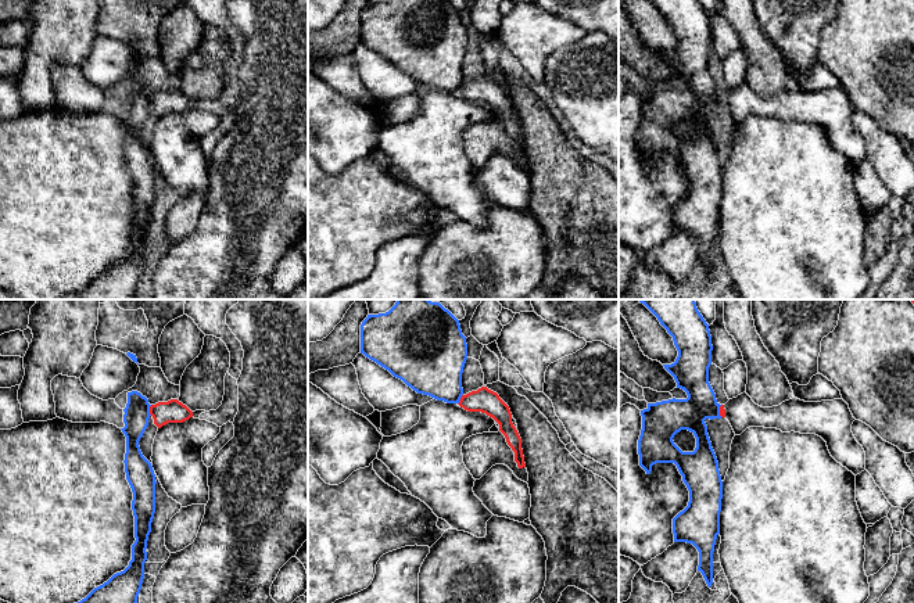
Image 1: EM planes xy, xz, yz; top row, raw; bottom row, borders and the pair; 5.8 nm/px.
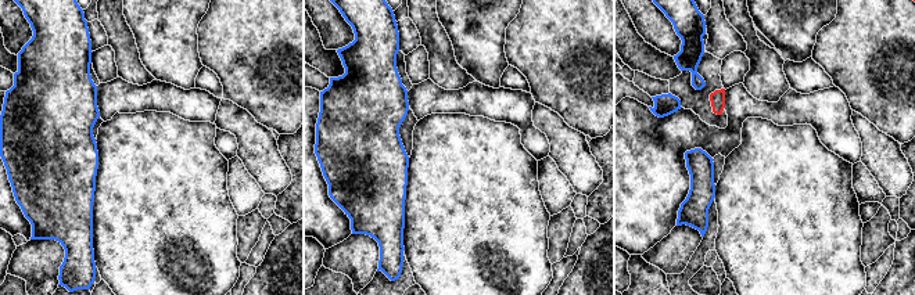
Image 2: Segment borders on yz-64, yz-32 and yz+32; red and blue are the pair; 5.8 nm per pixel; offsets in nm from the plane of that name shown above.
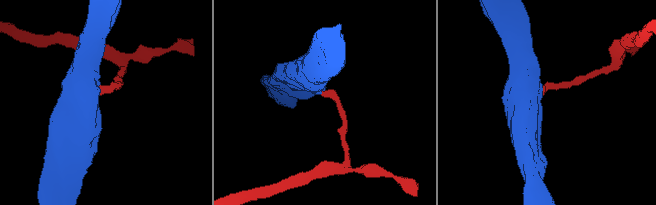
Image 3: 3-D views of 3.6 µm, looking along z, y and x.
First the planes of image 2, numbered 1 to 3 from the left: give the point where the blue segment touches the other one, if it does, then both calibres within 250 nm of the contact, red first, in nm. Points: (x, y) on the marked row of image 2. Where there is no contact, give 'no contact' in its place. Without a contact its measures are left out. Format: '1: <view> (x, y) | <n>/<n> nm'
1: no contact
2: no contact
3: no contact

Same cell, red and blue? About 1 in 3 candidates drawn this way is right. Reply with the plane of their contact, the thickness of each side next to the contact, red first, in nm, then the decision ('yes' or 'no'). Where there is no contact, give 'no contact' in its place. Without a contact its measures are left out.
xy | 130/150 nm | no

